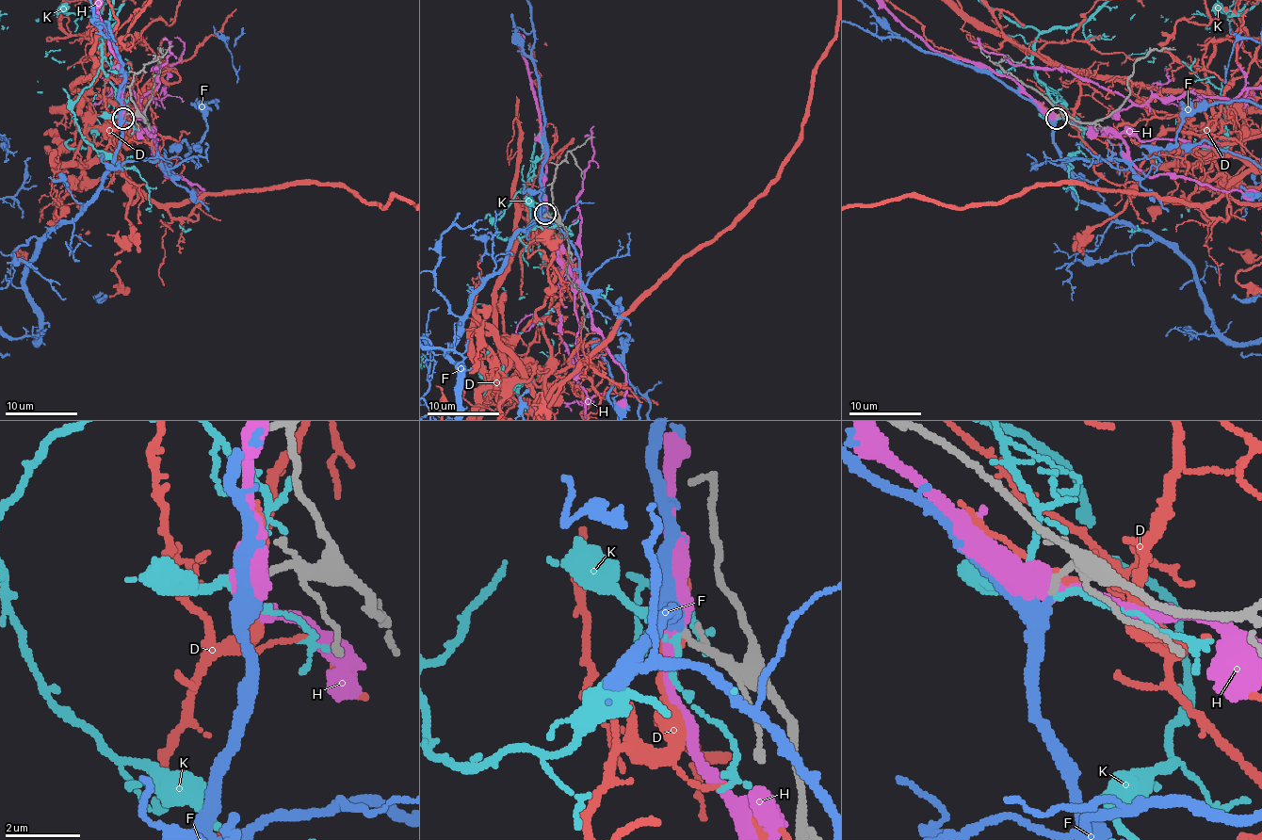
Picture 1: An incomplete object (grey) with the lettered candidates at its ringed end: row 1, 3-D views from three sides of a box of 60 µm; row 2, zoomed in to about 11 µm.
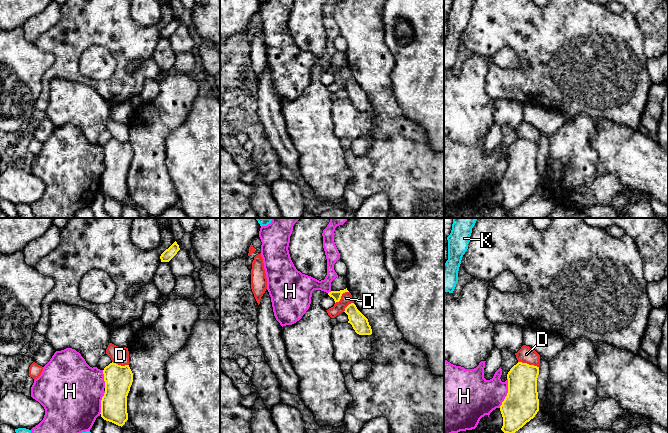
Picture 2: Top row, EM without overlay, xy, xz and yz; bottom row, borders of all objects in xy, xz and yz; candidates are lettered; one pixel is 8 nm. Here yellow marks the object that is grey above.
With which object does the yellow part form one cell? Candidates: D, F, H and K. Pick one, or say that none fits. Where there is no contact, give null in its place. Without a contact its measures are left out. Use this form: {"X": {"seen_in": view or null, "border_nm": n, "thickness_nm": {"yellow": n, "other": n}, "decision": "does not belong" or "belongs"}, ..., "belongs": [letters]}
{"D": {"seen_in": "yz", "border_nm": 180, "thickness_nm": {"yellow": 240, "other": 130}, "decision": "does not belong"}, "F": {"seen_in": null, "decision": "belongs"}, "H": {"seen_in": "yz", "border_nm": 240, "thickness_nm": {"yellow": 280, "other": 320}, "decision": "does not belong"}, "K": {"seen_in": null, "decision": "does not belong"}, "belongs": ["F"]}

